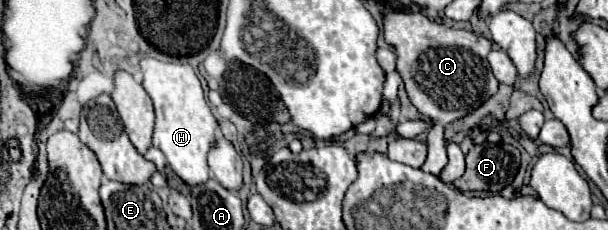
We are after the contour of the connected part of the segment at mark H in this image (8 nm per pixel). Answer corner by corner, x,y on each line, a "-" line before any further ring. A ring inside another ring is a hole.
142,58
142,86
148,92
148,96
154,102
156,110
156,126
152,144
160,148
172,166
172,170
190,186
202,184
210,178
206,154
214,144
214,130
216,130
216,118
210,112
210,106
206,102
204,90
200,86
198,76
190,66
184,64
168,64
160,62
156,58

